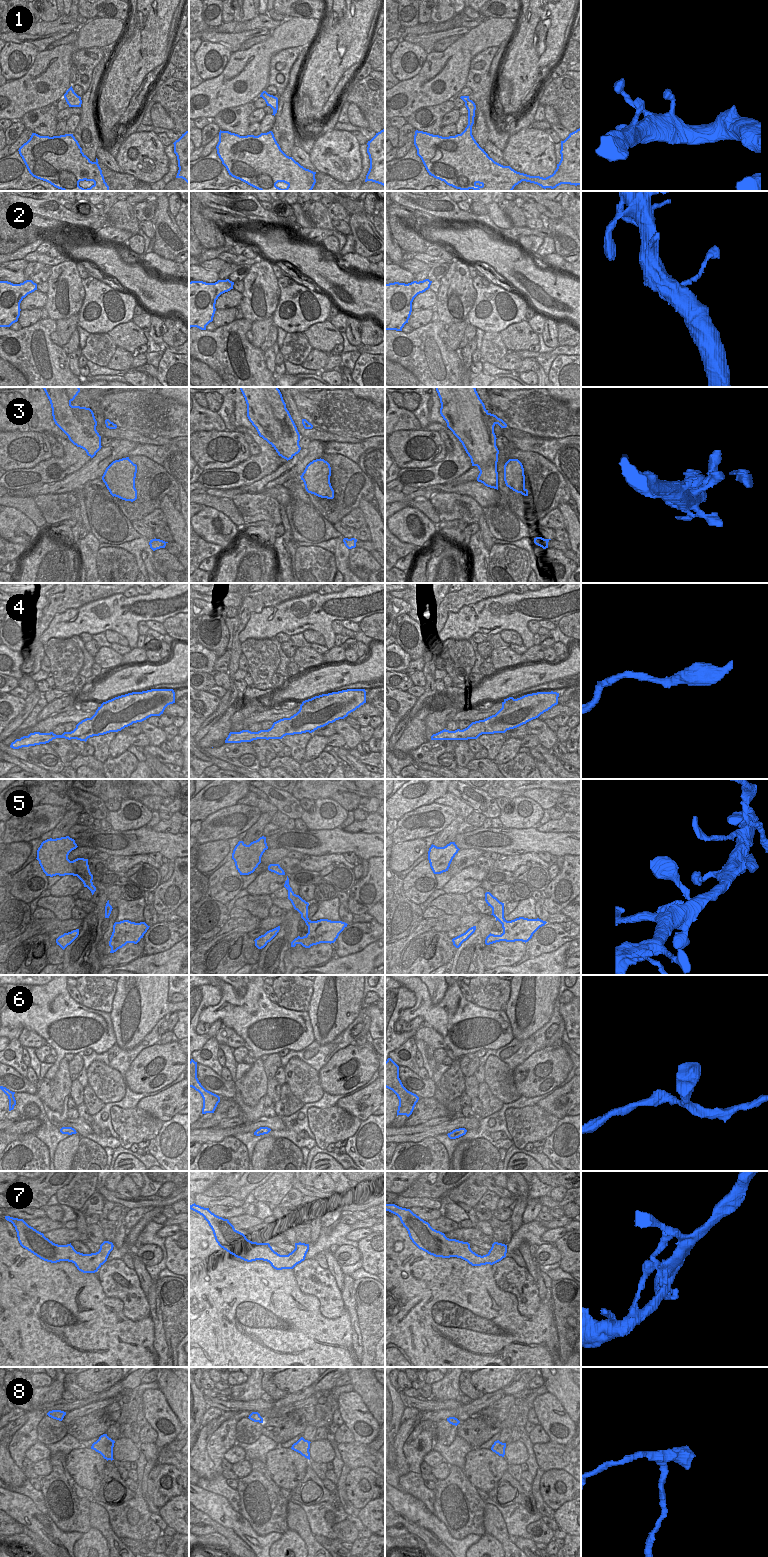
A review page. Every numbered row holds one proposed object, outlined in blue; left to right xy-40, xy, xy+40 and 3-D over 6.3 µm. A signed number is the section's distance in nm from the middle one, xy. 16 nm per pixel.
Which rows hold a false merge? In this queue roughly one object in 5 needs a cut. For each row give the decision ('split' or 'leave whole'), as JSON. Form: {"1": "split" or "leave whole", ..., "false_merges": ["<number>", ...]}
{"1": "leave whole", "2": "leave whole", "3": "leave whole", "4": "leave whole", "5": "leave whole", "6": "leave whole", "7": "leave whole", "8": "leave whole", "false_merges": []}

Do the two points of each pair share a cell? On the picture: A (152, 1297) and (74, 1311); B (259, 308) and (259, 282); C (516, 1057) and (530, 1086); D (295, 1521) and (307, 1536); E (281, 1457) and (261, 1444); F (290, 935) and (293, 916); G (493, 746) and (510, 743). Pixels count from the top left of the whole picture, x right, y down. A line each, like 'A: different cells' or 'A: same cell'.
A: different cells
B: same cell
C: different cells
D: same cell
E: different cells
F: same cell
G: different cells

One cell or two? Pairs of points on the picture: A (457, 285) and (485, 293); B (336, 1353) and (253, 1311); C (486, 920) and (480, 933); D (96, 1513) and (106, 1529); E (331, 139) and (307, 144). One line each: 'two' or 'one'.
A: two
B: one
C: one
D: one
E: two

